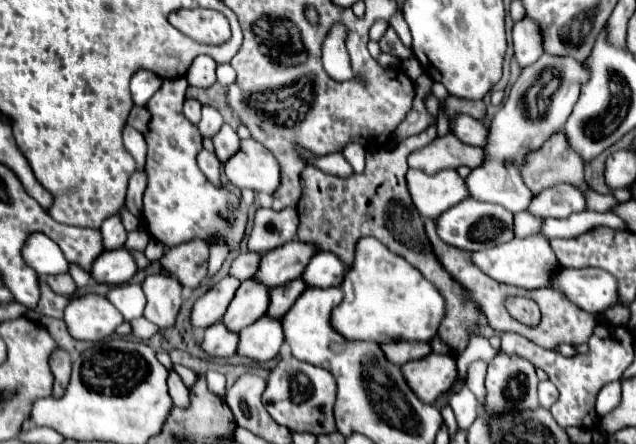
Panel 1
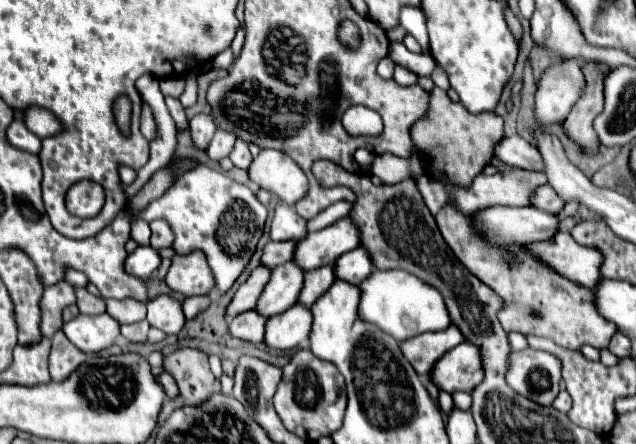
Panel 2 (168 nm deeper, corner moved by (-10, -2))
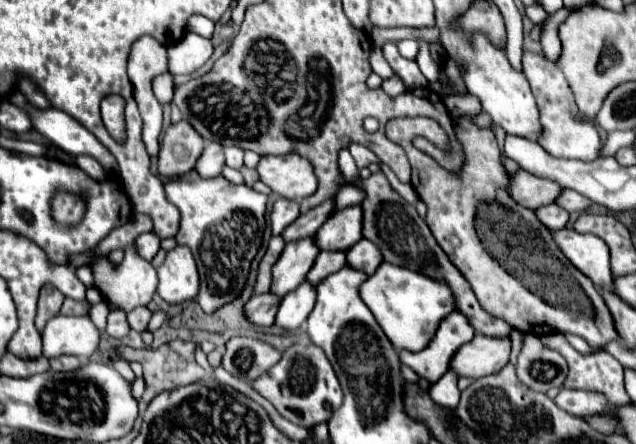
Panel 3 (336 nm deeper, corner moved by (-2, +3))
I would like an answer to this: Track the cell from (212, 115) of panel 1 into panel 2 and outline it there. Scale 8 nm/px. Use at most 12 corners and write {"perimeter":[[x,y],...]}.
{"perimeter":[[215,132],[207,156],[215,162],[235,146],[231,132]]}

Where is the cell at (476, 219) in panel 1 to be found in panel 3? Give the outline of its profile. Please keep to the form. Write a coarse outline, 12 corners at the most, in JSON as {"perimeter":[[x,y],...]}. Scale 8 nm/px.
{"perimeter":[[555,203],[535,209],[547,229],[563,229],[569,213]]}

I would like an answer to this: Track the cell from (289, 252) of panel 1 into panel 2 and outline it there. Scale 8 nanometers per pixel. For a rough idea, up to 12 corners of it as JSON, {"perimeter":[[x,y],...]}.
{"perimeter":[[345,216],[297,244],[307,272],[355,250],[359,228]]}

